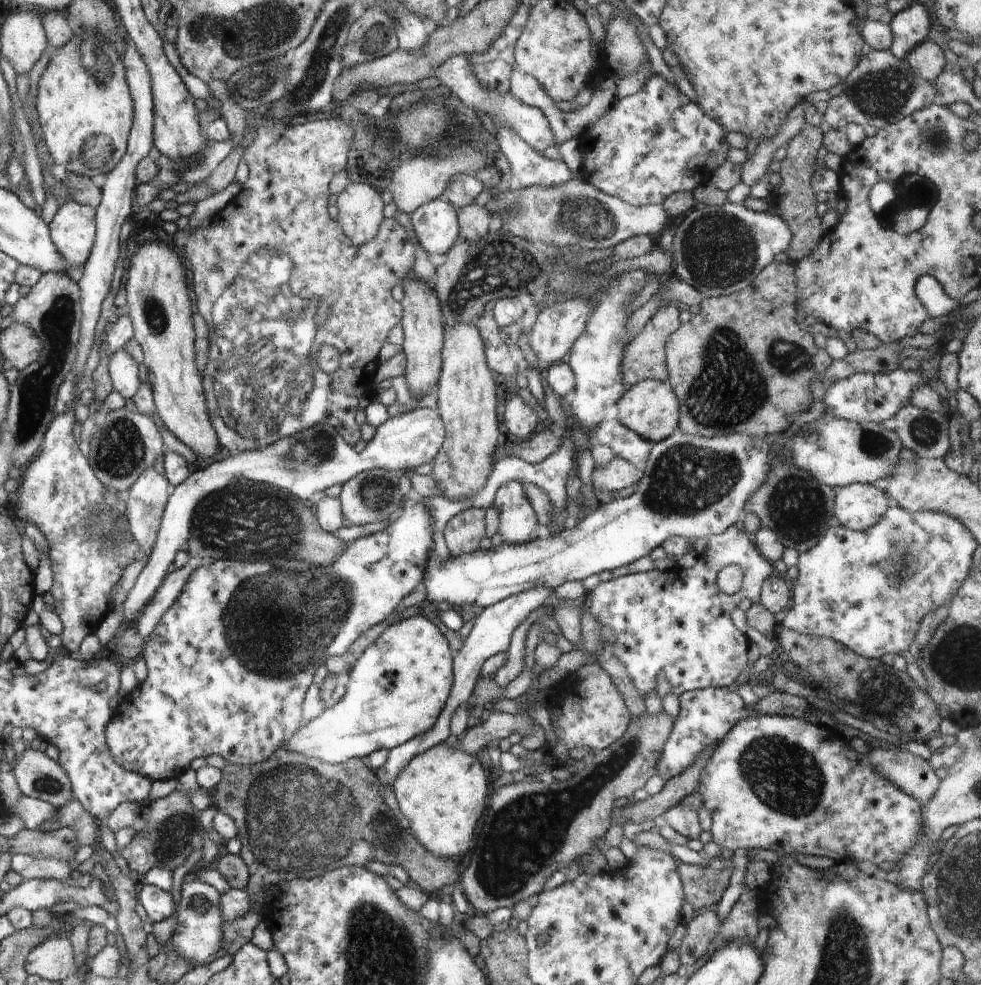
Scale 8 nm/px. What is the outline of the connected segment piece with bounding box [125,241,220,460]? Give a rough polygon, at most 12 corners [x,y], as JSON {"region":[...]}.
{"region":[[141,246],[126,310],[156,414],[200,460],[220,452],[195,363],[185,267]]}

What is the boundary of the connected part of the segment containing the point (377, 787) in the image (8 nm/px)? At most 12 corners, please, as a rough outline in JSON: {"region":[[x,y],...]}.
{"region":[[288,749],[227,762],[213,803],[235,822],[253,907],[273,885],[376,860],[427,894],[458,880],[384,803],[366,758]]}

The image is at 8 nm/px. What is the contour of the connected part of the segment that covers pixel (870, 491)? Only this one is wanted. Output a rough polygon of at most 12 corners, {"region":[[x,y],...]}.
{"region":[[880,485],[836,489],[834,516],[853,531],[878,524],[888,509]]}

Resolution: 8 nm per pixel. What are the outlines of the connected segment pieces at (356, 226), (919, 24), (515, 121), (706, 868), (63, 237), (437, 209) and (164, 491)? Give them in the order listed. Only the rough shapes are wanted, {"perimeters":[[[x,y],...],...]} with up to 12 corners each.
{"perimeters":[[[351,182],[337,196],[338,217],[358,246],[377,235],[381,192]],[[926,5],[894,14],[890,52],[900,60],[928,38]],[[466,54],[437,68],[466,106],[512,127],[542,154],[557,146],[542,110],[486,91]],[[732,860],[679,862],[686,902],[714,906],[730,882]],[[68,199],[49,227],[80,270],[96,240],[96,209]],[[444,196],[410,215],[429,255],[444,256],[459,238],[457,211]],[[154,467],[128,489],[127,530],[140,547],[154,548],[170,491]]]}

